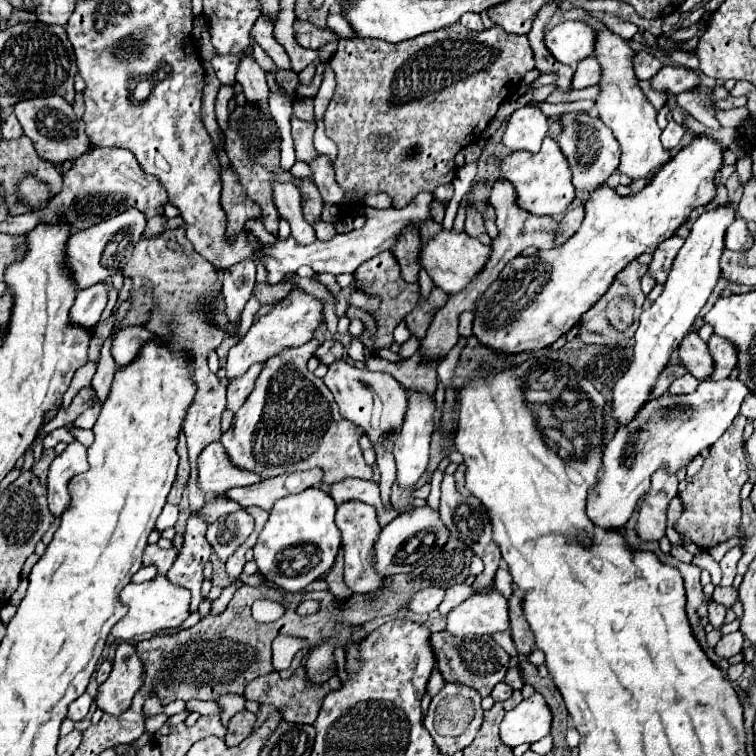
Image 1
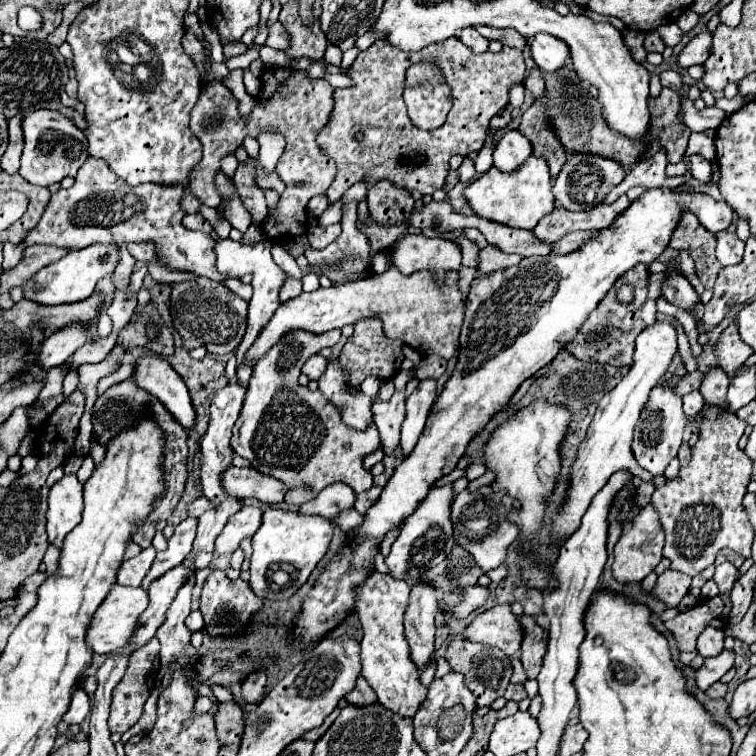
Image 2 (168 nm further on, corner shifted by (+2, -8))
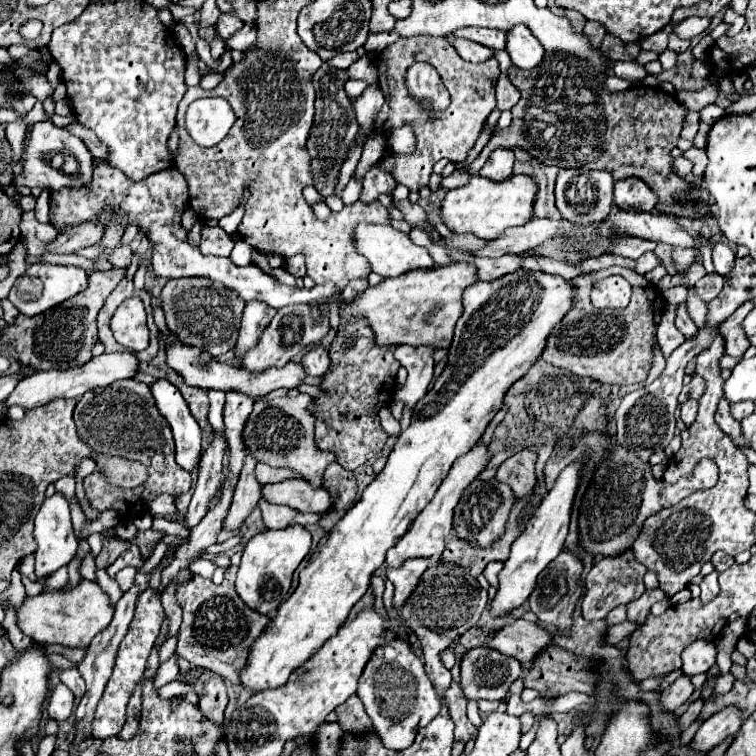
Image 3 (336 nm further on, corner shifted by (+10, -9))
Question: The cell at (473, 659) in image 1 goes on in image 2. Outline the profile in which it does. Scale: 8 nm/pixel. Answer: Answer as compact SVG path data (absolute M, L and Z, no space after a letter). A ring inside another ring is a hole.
M452 640L446 650L446 660L450 662L452 672L464 674L464 682L468 690L476 696L478 706L490 706L496 698L504 696L504 690L512 676L512 666L510 658L502 650L484 644L474 644L468 640Z

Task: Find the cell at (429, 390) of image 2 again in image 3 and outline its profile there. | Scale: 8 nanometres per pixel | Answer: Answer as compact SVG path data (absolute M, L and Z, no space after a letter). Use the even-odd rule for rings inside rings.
M398 345L394 357L408 371L404 389L396 391L396 399L406 405L416 405L428 391L434 377L434 347L432 345Z

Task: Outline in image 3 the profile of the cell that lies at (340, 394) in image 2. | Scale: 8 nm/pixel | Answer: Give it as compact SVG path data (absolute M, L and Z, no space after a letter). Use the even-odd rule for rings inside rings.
M314 345L308 353L304 353L300 363L306 373L316 373L320 377L322 373L326 373L326 367L330 365L330 357L322 345Z

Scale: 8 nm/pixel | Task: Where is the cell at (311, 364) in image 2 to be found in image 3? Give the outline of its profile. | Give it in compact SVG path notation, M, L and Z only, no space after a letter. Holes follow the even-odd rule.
M178 339L174 341L166 341L166 363L168 367L172 367L176 373L182 375L184 383L186 385L192 385L192 387L200 387L200 389L218 389L218 391L238 391L238 393L244 393L252 399L256 397L262 397L274 389L294 389L302 383L302 379L306 377L304 369L300 363L286 363L284 367L272 367L272 369L266 369L262 373L252 373L248 371L246 367L242 365L230 365L230 363L220 363L216 361L210 353L206 351L200 351L198 347L192 347L192 345L186 345Z

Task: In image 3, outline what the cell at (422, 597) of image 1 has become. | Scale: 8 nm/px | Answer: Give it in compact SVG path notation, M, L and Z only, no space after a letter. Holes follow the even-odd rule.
M392 641L390 645L382 645L374 651L374 657L370 657L358 681L356 695L364 703L364 709L372 719L372 727L384 747L394 751L410 747L418 729L428 725L442 707L442 701L424 671L424 663L412 653L406 641Z

